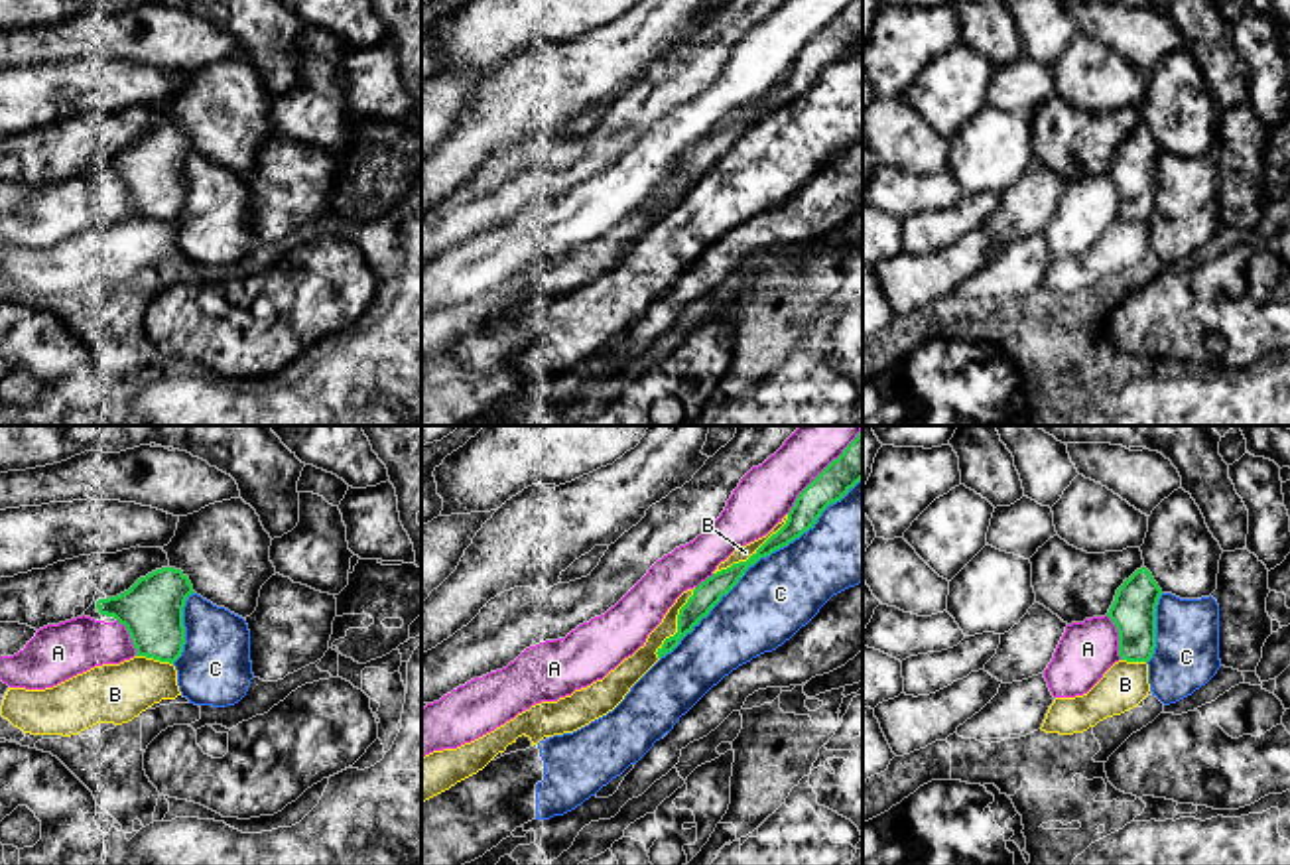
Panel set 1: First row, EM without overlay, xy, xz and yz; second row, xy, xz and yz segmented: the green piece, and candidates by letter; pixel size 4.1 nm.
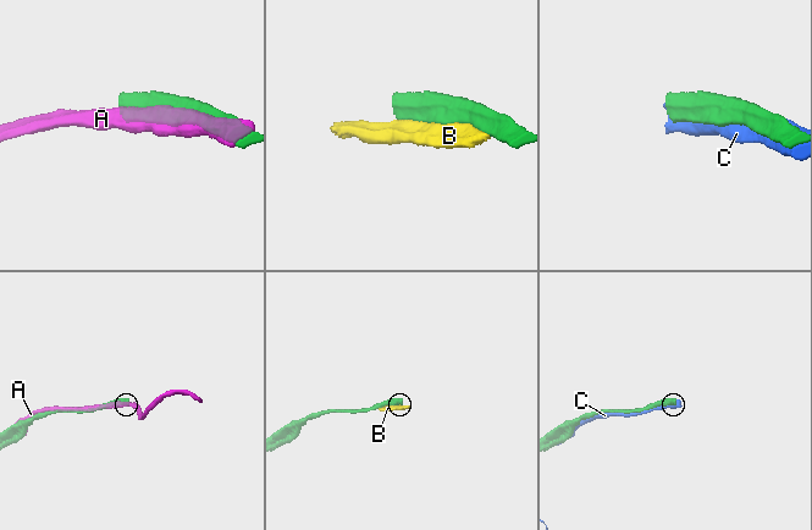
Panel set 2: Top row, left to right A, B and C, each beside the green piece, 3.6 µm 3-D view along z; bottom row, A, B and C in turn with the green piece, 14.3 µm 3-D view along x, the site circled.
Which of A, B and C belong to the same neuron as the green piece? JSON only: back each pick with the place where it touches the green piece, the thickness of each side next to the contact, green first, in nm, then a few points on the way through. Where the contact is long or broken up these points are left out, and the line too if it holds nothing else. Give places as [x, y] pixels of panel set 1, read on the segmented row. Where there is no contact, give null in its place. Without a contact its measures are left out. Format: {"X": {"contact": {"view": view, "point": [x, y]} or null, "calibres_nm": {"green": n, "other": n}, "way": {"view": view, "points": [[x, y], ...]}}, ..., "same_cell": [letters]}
{"same_cell": []}

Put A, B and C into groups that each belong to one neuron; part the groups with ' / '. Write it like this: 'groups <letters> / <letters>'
groups A / B / C

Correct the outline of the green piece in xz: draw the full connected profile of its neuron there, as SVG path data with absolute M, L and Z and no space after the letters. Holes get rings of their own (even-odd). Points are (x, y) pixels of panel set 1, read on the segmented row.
M863 428L857 437L833 459L796 499L786 524L772 534L746 562L733 564L701 581L677 615L677 632L664 640L658 658L672 652L679 640L727 595L744 571L760 558L788 546L813 528L821 512L841 500L863 479Z

